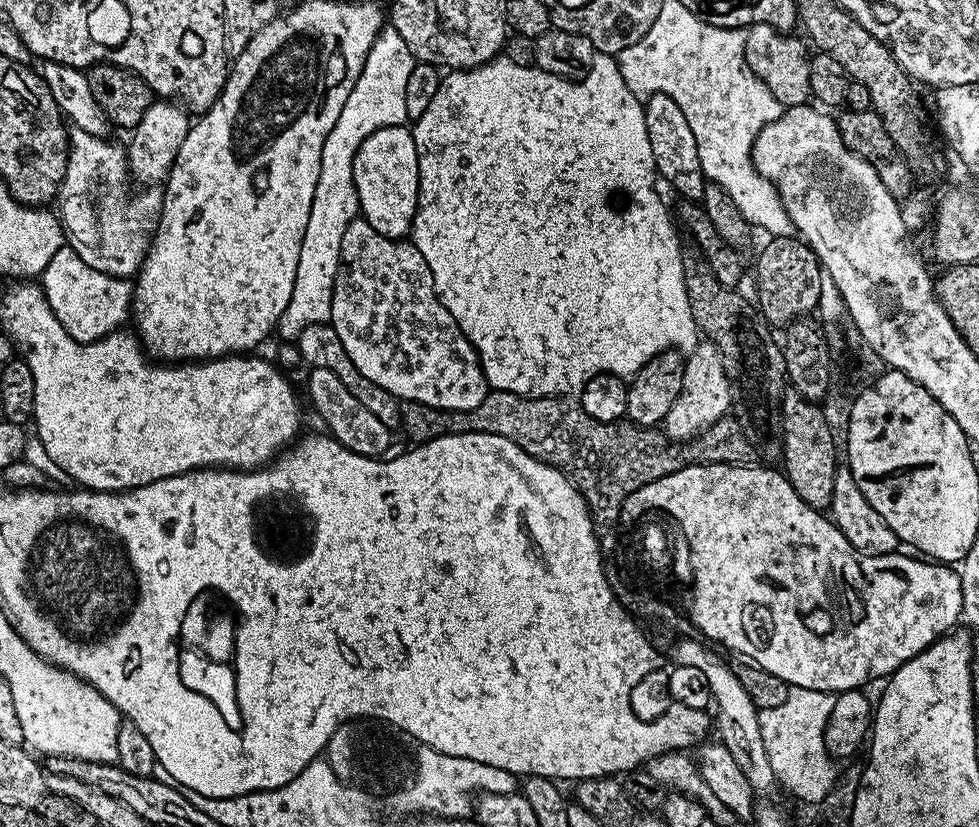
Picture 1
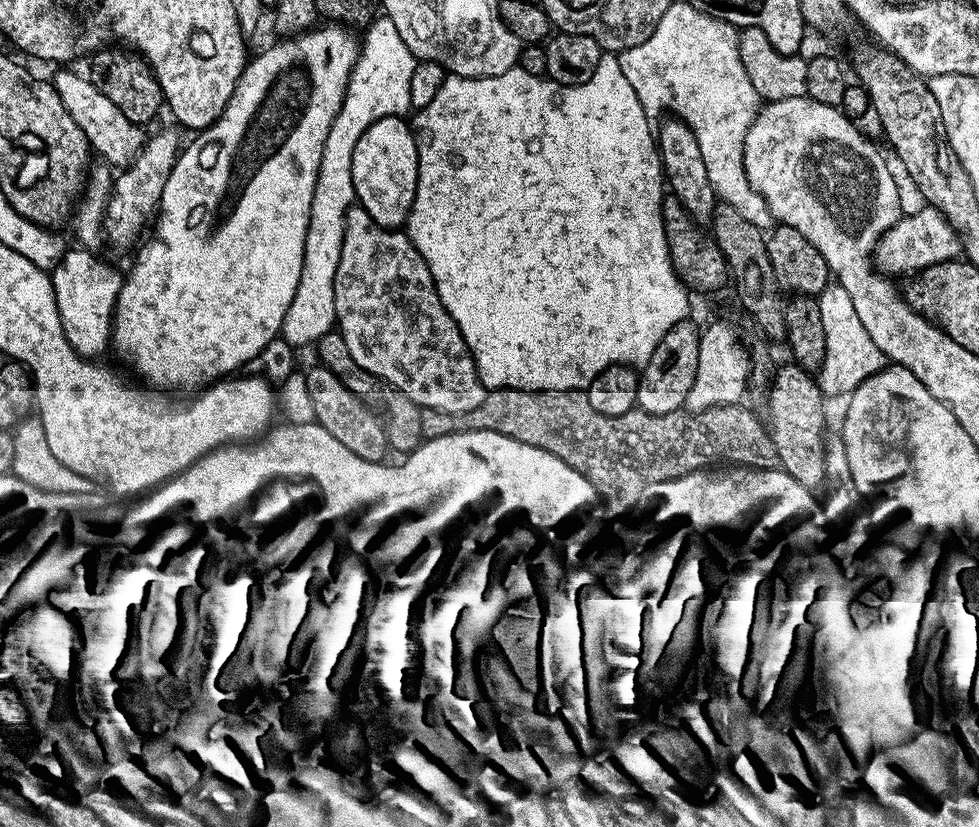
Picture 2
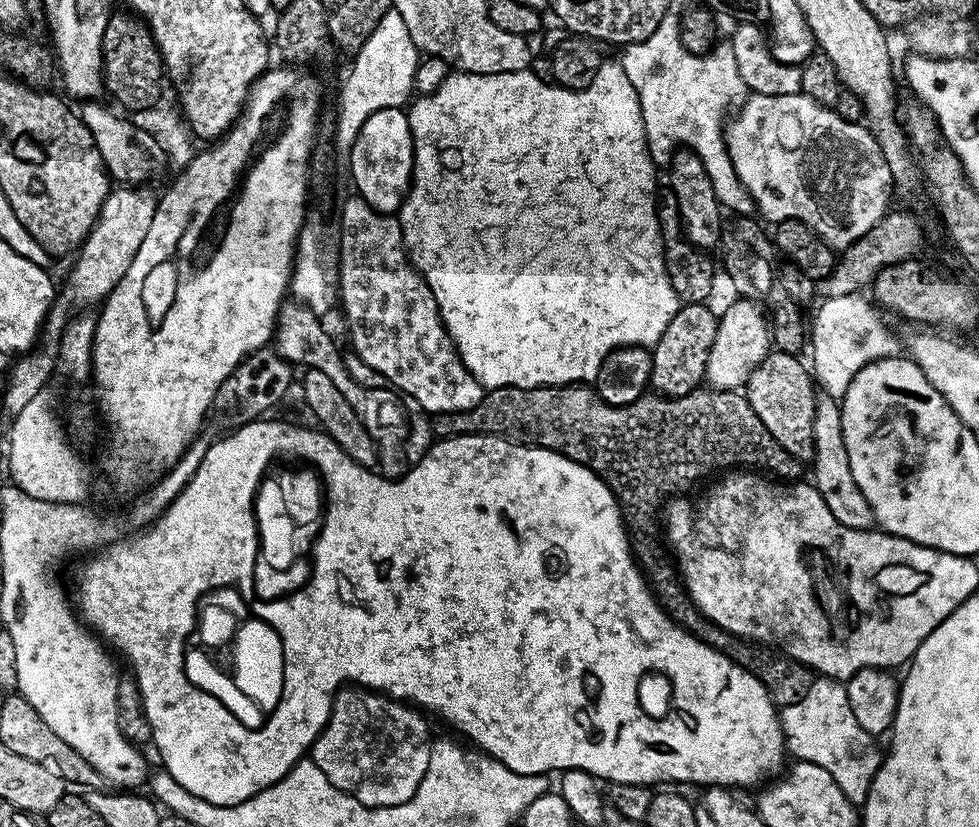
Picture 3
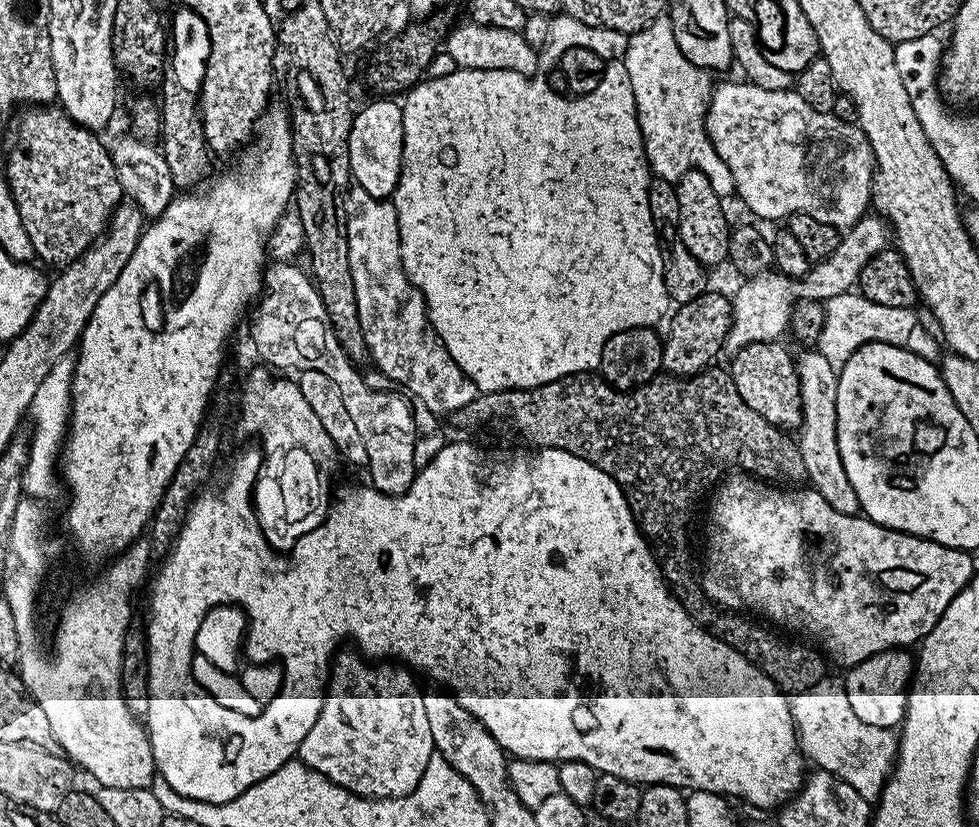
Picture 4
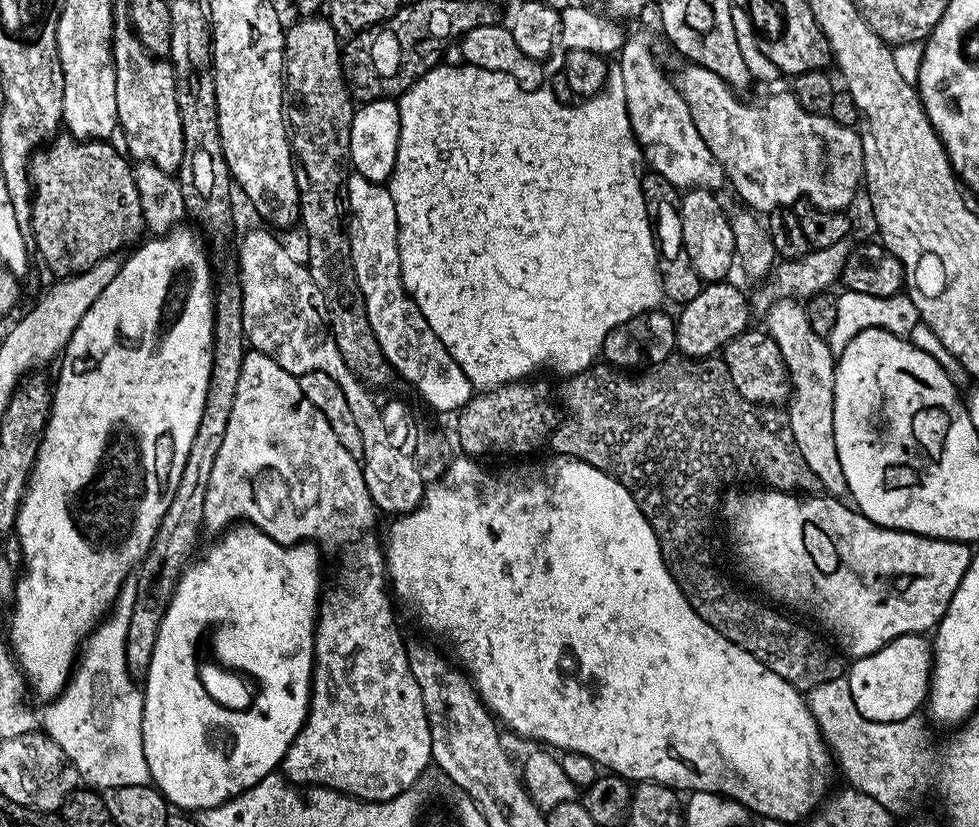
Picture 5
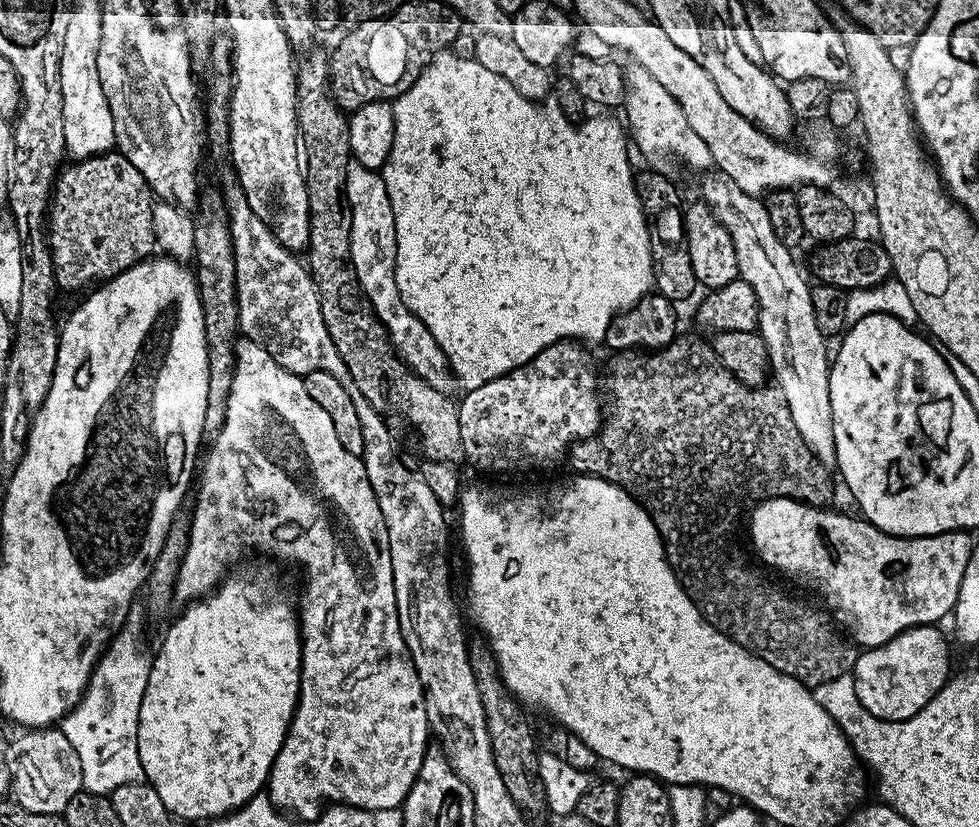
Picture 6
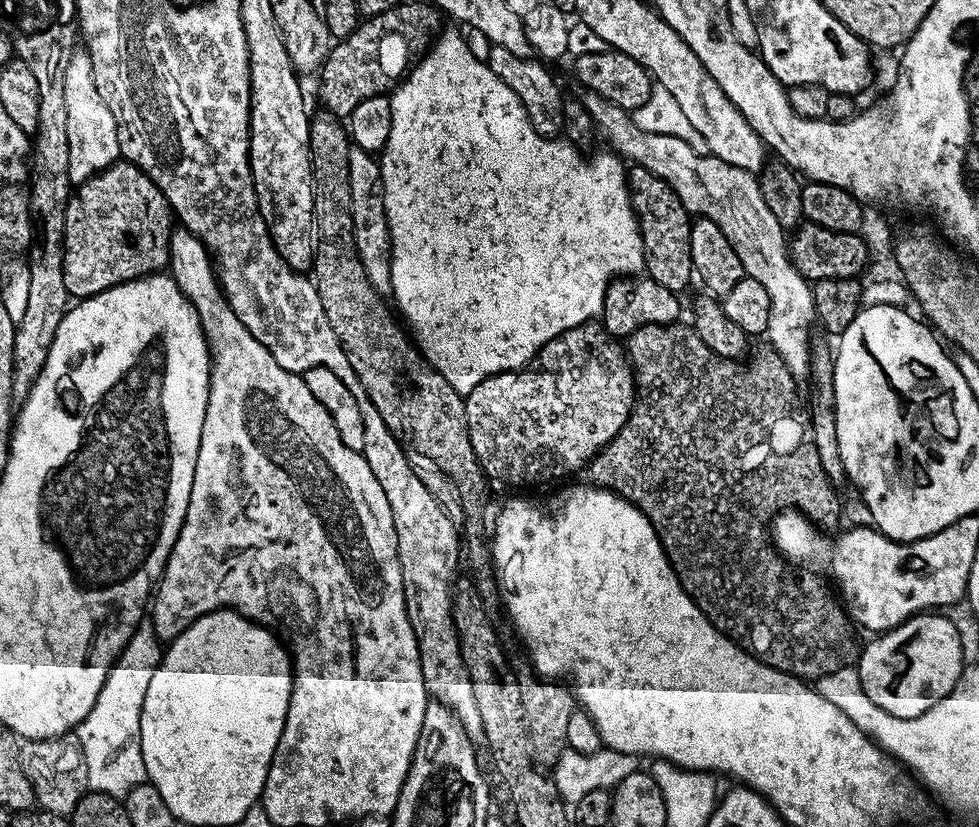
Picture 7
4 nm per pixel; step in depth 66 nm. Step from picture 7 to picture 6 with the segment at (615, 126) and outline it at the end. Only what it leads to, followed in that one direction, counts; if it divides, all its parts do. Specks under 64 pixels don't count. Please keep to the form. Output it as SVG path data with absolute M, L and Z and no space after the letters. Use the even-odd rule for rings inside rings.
M712 170L703 177L700 184L699 199L712 208L714 218L726 226L730 234L730 242L734 242L734 254L738 254L739 279L745 280L754 290L760 307L760 323L758 331L766 342L768 363L771 375L776 376L775 383L786 394L786 406L790 406L790 418L794 418L794 426L802 438L802 442L815 456L818 463L832 470L836 468L836 447L834 446L834 422L830 406L830 348L829 341L818 330L818 322L814 318L812 305L812 288L804 281L800 268L796 265L793 249L787 248L778 240L774 229L770 226L770 216L765 208L765 201L759 196L746 194L734 178L724 172Z

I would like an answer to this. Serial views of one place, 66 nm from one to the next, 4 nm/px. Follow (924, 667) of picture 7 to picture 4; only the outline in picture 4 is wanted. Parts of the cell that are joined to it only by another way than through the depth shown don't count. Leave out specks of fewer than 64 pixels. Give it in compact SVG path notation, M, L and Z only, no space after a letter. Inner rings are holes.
M908 650L880 652L866 658L866 662L847 669L848 677L842 681L844 693L850 698L854 714L866 722L866 726L895 729L904 723L904 712L908 708L908 693L914 679L914 656Z

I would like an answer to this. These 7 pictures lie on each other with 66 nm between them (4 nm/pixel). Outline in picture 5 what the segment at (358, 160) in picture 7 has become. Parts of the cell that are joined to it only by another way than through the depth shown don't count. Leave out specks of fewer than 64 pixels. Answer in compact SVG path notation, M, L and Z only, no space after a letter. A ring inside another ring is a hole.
M357 172L348 177L348 237L354 278L358 278L370 330L374 330L378 346L382 346L386 362L434 411L459 413L472 401L474 389L470 378L462 374L462 366L454 362L434 330L430 330L430 322L422 318L422 310L418 310L404 288L400 277L398 214L394 210L394 198L384 184L370 182Z

